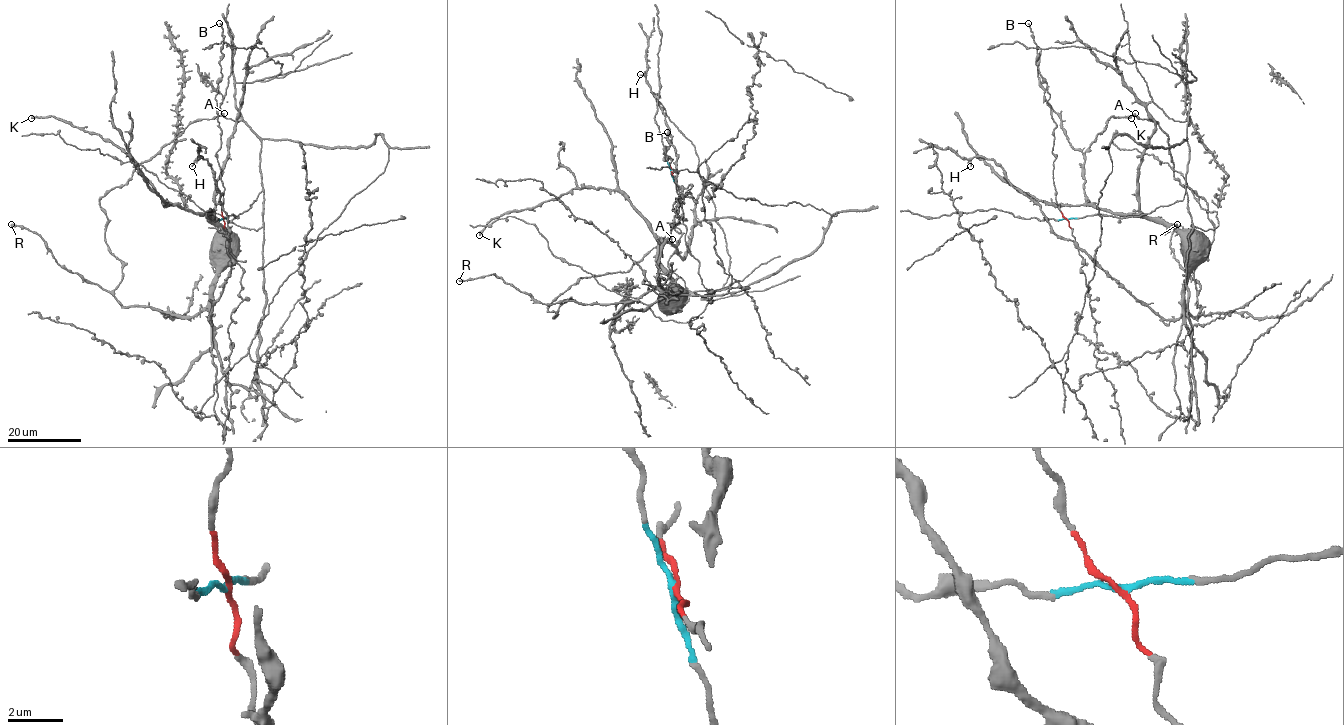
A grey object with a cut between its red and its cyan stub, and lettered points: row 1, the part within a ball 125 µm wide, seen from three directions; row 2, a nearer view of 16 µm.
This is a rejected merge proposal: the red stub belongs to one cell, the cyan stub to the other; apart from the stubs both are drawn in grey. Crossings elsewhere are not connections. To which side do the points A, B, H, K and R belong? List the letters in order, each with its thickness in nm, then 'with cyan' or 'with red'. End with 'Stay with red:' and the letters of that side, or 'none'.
A: calibre 440 nm; with red
B: calibre 200 nm; with red
H: calibre 130 nm; with red
K: calibre 420 nm; with red
R: calibre 460 nm; with red
Stay with red: A, B, H, K, R

